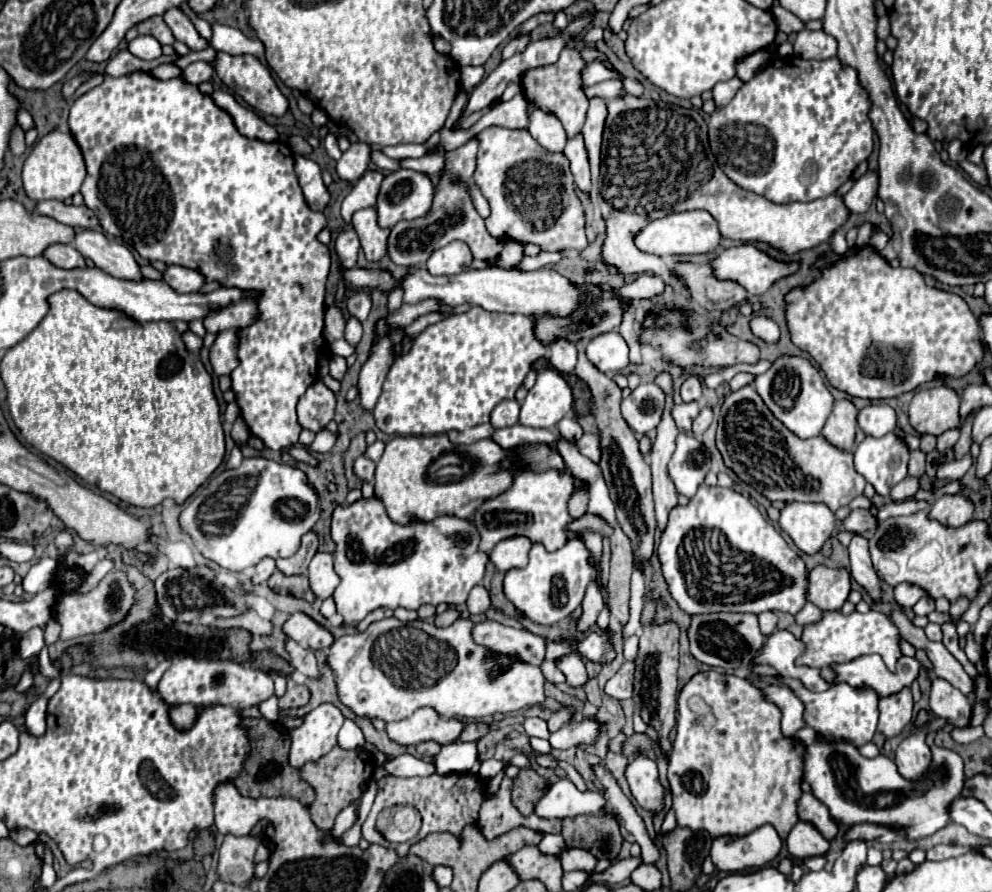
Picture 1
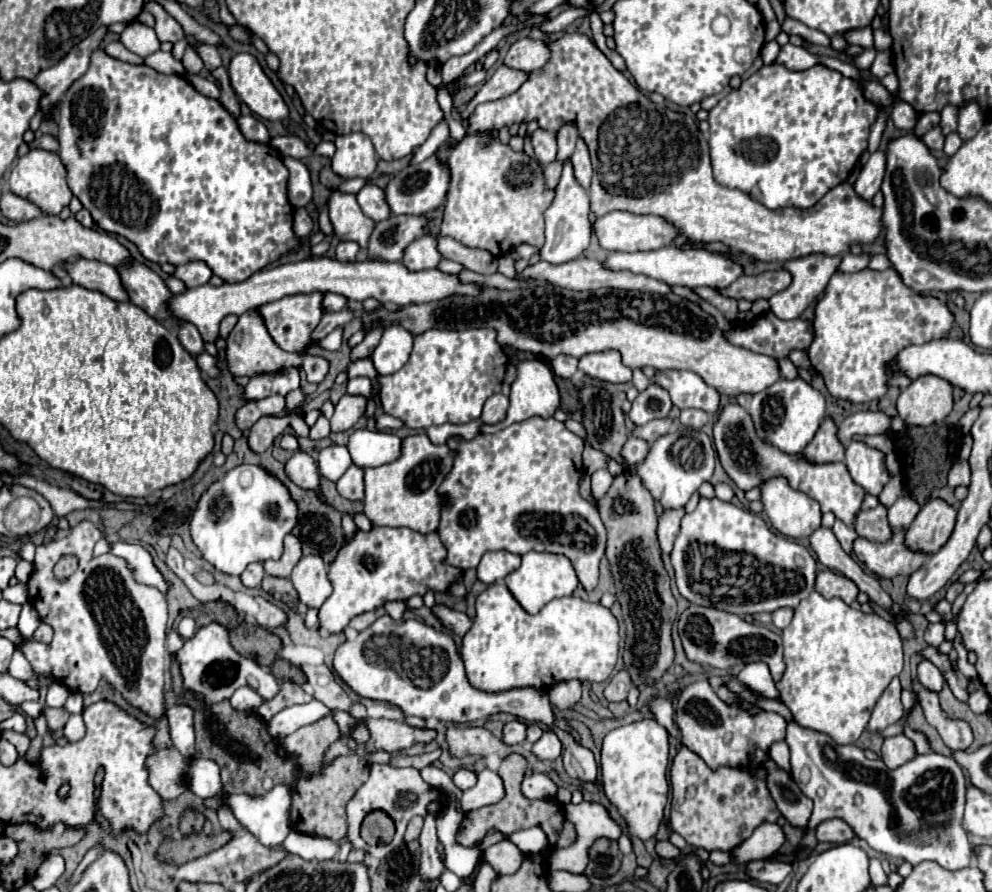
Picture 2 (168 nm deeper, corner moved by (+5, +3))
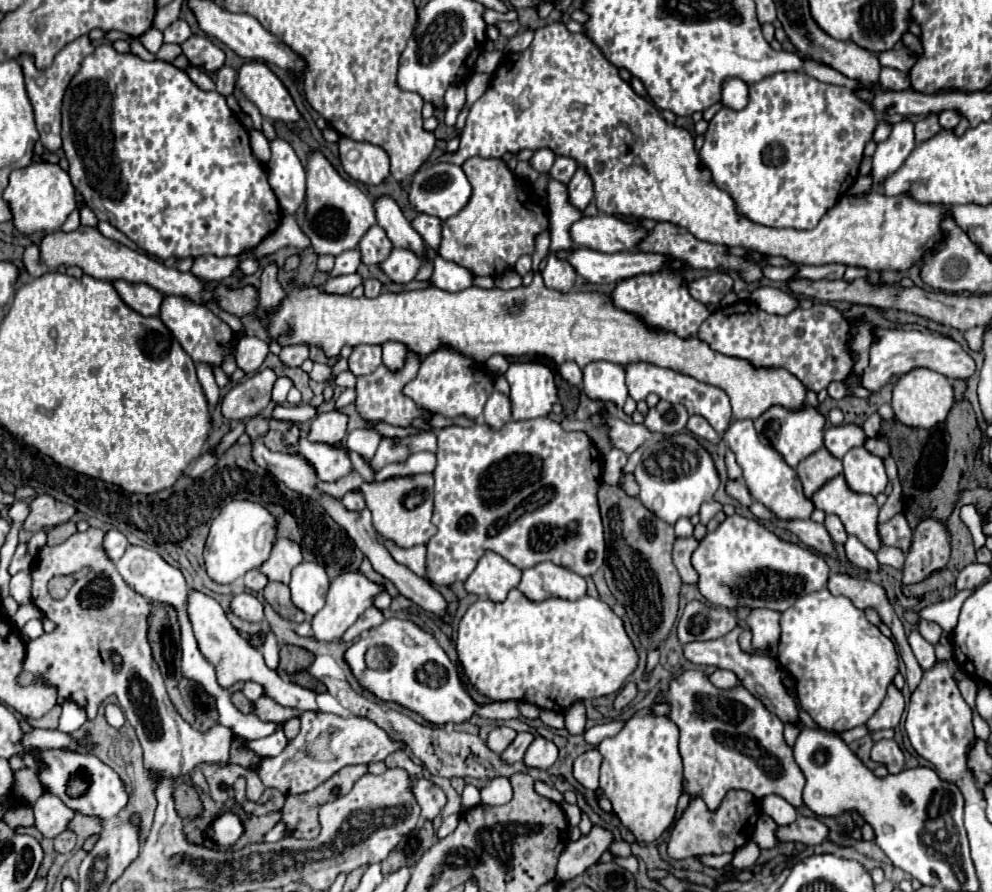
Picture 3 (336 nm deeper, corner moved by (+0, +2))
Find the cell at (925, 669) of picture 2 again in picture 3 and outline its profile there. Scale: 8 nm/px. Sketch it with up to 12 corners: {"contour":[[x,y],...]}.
{"contour":[[911,631],[911,645],[915,659],[921,669],[935,665],[935,647]]}

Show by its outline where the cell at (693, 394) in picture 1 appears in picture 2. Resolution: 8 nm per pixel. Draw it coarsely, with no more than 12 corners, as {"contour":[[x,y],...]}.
{"contour":[[662,370],[652,382],[680,410],[712,416],[720,394],[694,372]]}

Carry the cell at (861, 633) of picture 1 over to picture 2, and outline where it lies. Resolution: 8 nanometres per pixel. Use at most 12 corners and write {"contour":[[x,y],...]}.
{"contour":[[812,592],[782,630],[794,720],[854,744],[896,626]]}

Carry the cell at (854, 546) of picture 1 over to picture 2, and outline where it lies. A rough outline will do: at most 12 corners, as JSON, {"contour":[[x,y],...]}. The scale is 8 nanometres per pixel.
{"contour":[[836,520],[832,532],[842,550],[850,554],[852,542],[858,538],[852,526]]}

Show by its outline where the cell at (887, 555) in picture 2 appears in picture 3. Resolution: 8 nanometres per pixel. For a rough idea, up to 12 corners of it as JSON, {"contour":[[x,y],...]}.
{"contour":[[857,537],[845,543],[853,565],[879,571],[877,553],[871,553]]}

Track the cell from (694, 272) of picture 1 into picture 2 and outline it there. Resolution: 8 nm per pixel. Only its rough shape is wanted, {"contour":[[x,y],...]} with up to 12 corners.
{"contour":[[786,270],[740,276],[720,290],[730,298],[770,298],[792,282]]}

